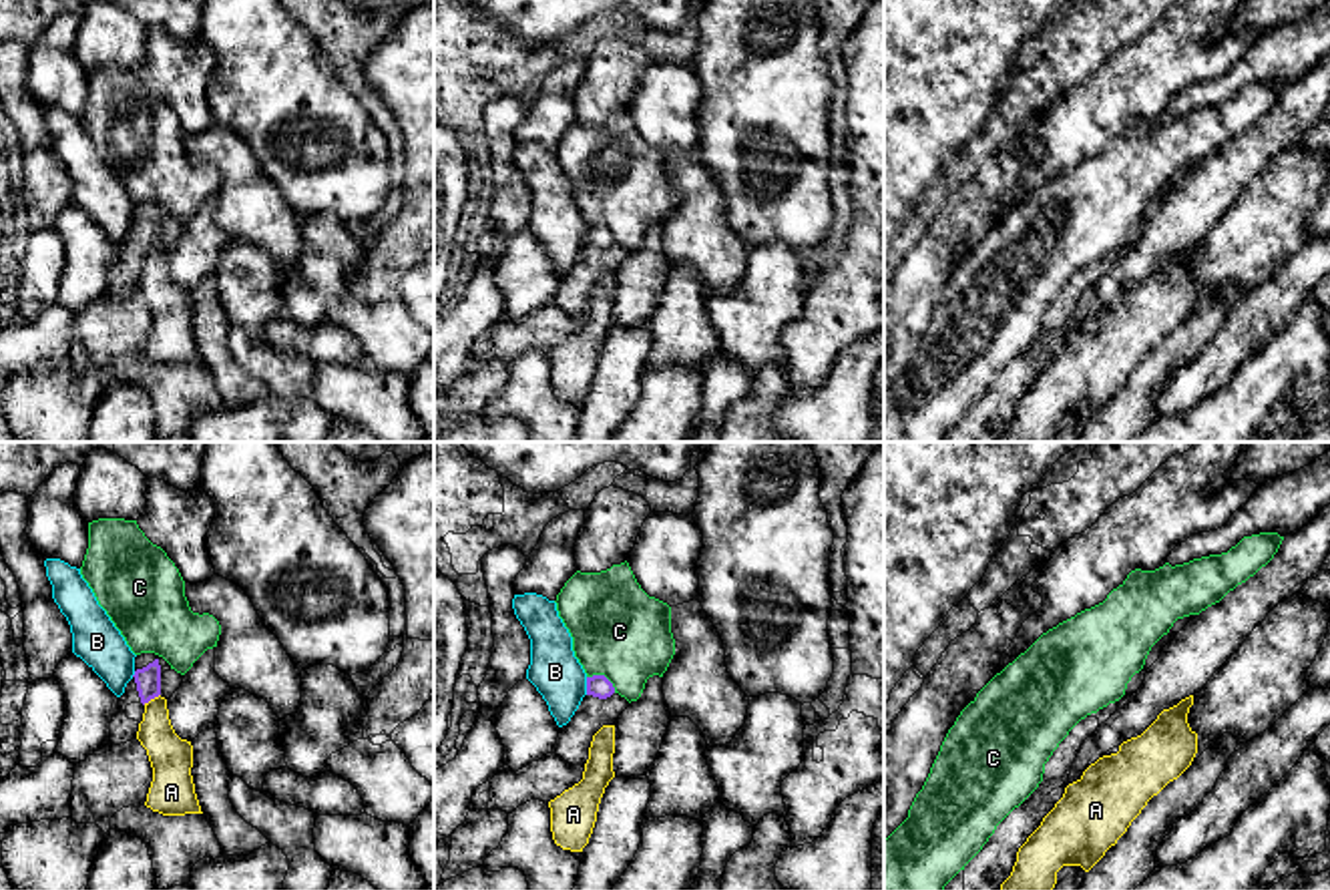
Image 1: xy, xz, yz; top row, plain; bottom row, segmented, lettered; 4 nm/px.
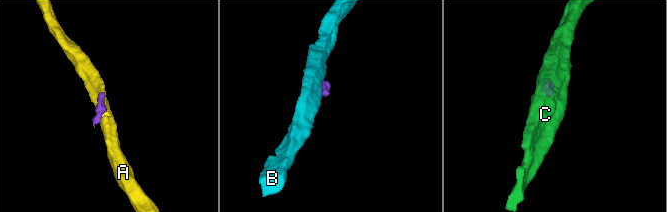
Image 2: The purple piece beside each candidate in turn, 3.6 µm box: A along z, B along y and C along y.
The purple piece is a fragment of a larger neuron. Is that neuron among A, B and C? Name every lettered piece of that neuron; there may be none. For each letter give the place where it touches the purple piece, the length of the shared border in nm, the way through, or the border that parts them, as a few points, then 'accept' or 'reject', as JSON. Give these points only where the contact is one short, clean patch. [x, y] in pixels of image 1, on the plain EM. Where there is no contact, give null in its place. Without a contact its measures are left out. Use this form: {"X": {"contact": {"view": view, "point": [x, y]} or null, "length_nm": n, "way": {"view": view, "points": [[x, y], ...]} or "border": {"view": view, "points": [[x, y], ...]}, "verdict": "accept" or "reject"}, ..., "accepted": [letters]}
{"A": {"contact": {"view": "xy", "point": [151, 248]}, "length_nm": 80, "border": {"view": "xy", "points": [[159, 244], [143, 254]]}, "verdict": "reject"}, "B": {"contact": {"view": "xz", "point": [587, 236]}, "length_nm": 70, "border": {"view": "xz", "points": [[585, 228], [587, 244]]}, "verdict": "reject"}, "C": {"contact": {"view": "xz", "point": [603, 226]}, "length_nm": 140, "border": {"view": "xz", "points": [[587, 226], [603, 226], [615, 242]]}, "verdict": "reject"}, "accepted": []}

